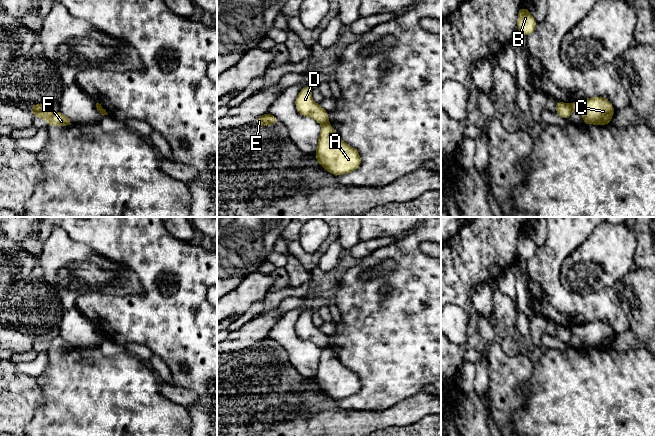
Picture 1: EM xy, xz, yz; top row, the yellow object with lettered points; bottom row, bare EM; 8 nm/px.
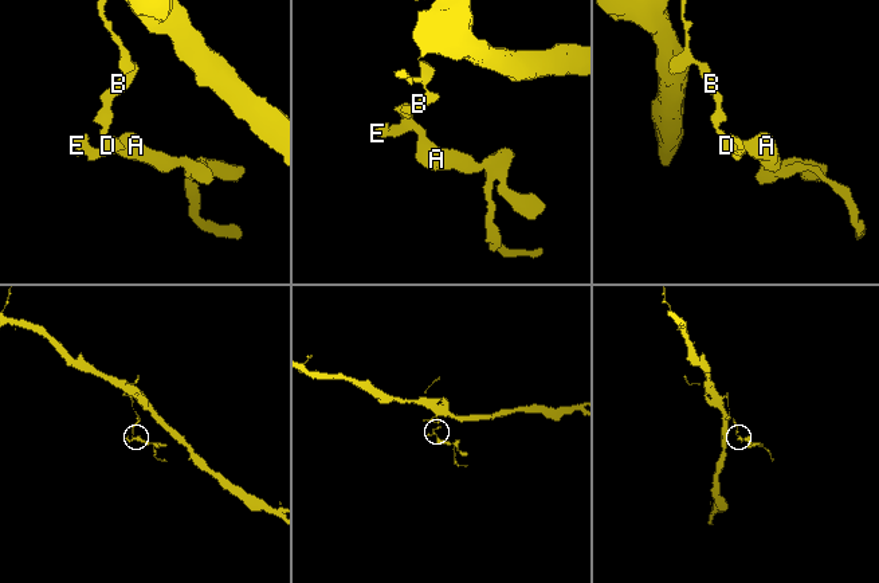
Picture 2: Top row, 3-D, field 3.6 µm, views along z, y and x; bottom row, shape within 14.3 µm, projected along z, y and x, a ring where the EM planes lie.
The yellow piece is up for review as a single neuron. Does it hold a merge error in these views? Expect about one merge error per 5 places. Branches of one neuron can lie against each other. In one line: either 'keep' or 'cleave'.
cleave

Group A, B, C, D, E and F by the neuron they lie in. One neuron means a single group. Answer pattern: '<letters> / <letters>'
A C / B D E F

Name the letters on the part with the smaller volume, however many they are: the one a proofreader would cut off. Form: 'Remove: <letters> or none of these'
Remove: A, C

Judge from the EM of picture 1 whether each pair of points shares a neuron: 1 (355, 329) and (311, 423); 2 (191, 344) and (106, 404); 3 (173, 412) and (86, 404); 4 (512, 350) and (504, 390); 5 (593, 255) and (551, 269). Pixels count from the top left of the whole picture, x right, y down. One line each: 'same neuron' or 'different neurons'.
1: different neurons
2: different neurons
3: same neuron
4: different neurons
5: different neurons

